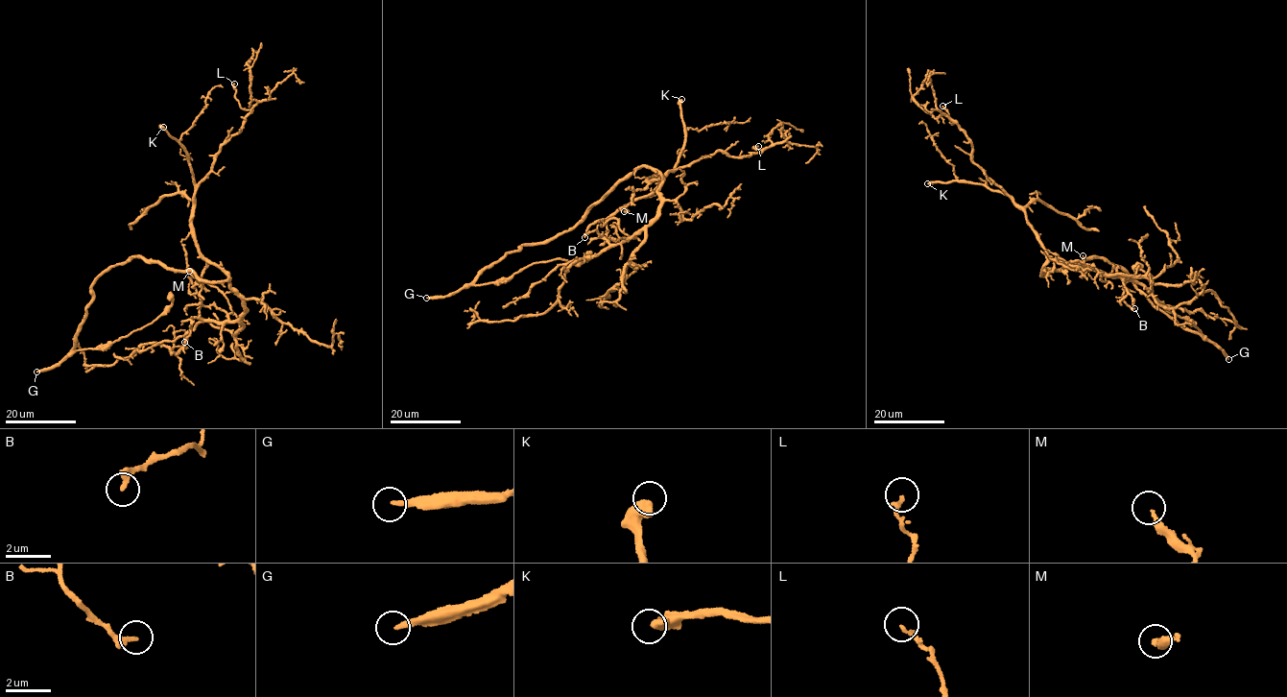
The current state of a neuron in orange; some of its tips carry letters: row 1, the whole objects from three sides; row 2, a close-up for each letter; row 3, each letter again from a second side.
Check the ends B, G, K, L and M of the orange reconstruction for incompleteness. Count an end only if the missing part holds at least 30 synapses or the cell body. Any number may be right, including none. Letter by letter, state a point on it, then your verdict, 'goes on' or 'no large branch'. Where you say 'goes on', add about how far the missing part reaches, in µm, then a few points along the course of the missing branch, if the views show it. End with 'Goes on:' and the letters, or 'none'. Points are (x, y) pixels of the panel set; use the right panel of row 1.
B: (1134, 308) | no large branch
G: (1228, 359) | goes on | 250 µm
K: (927, 183) | goes on | 70 µm
L: (942, 106) | no large branch
M: (1083, 255) | no large branch
Goes on: G, K

